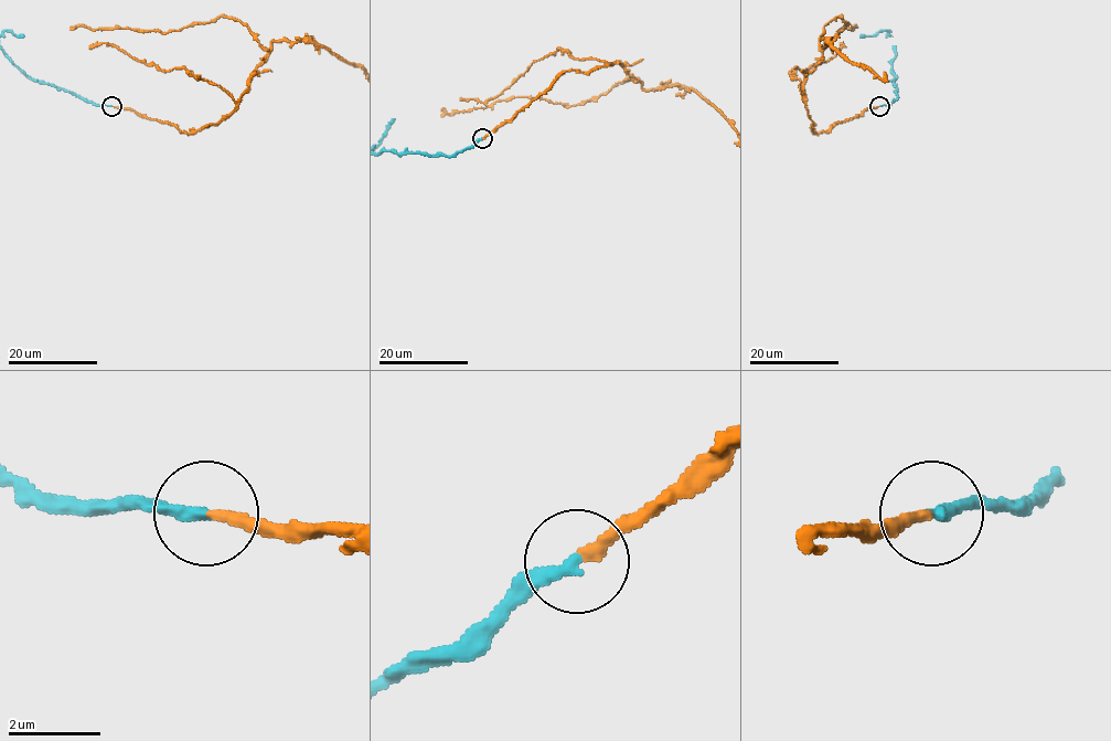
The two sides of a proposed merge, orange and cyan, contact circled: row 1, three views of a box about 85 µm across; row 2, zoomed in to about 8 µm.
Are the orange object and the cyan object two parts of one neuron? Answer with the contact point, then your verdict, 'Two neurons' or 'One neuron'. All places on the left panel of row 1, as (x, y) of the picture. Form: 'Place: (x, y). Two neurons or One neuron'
Place: (111, 106). One neuron

